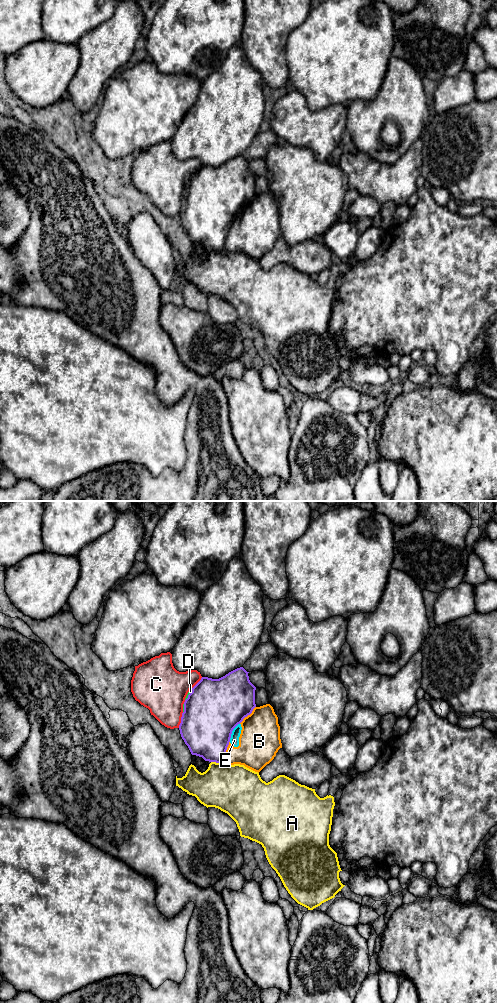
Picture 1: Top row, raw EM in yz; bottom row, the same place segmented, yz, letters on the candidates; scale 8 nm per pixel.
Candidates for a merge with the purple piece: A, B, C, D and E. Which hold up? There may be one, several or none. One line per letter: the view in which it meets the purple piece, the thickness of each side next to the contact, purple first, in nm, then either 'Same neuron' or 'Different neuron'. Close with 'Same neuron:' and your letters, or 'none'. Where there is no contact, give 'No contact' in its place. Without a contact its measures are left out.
A: Touches purple in yz. Thickness 380 nm (purple) against 380 nm. Different neuron
B: Touches purple in yz. Thickness 420 nm (purple) against 300 nm. Different neuron
C: Touches purple in yz. Thickness 440 nm (purple) against 340 nm. Different neuron
D: Touches purple in yz. Thickness 460 nm (purple) against 20 nm. Same neuron
E: Touches purple in yz. Thickness 460 nm (purple) against 80 nm. Different neuron
Same neuron: D

